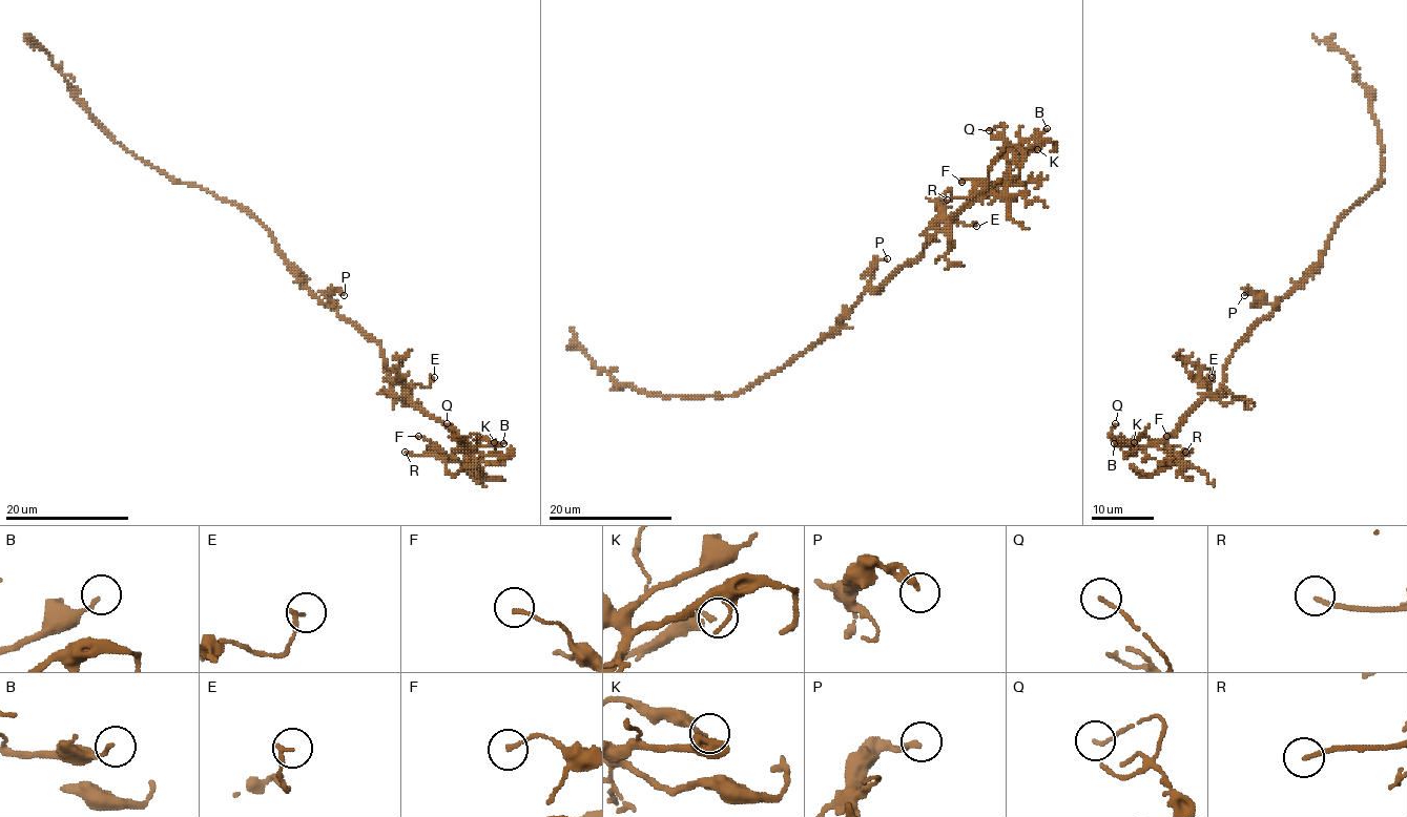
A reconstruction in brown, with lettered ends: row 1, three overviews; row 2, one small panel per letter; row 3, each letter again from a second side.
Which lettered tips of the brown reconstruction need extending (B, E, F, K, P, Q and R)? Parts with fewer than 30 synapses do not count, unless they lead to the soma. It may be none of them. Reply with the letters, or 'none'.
R

